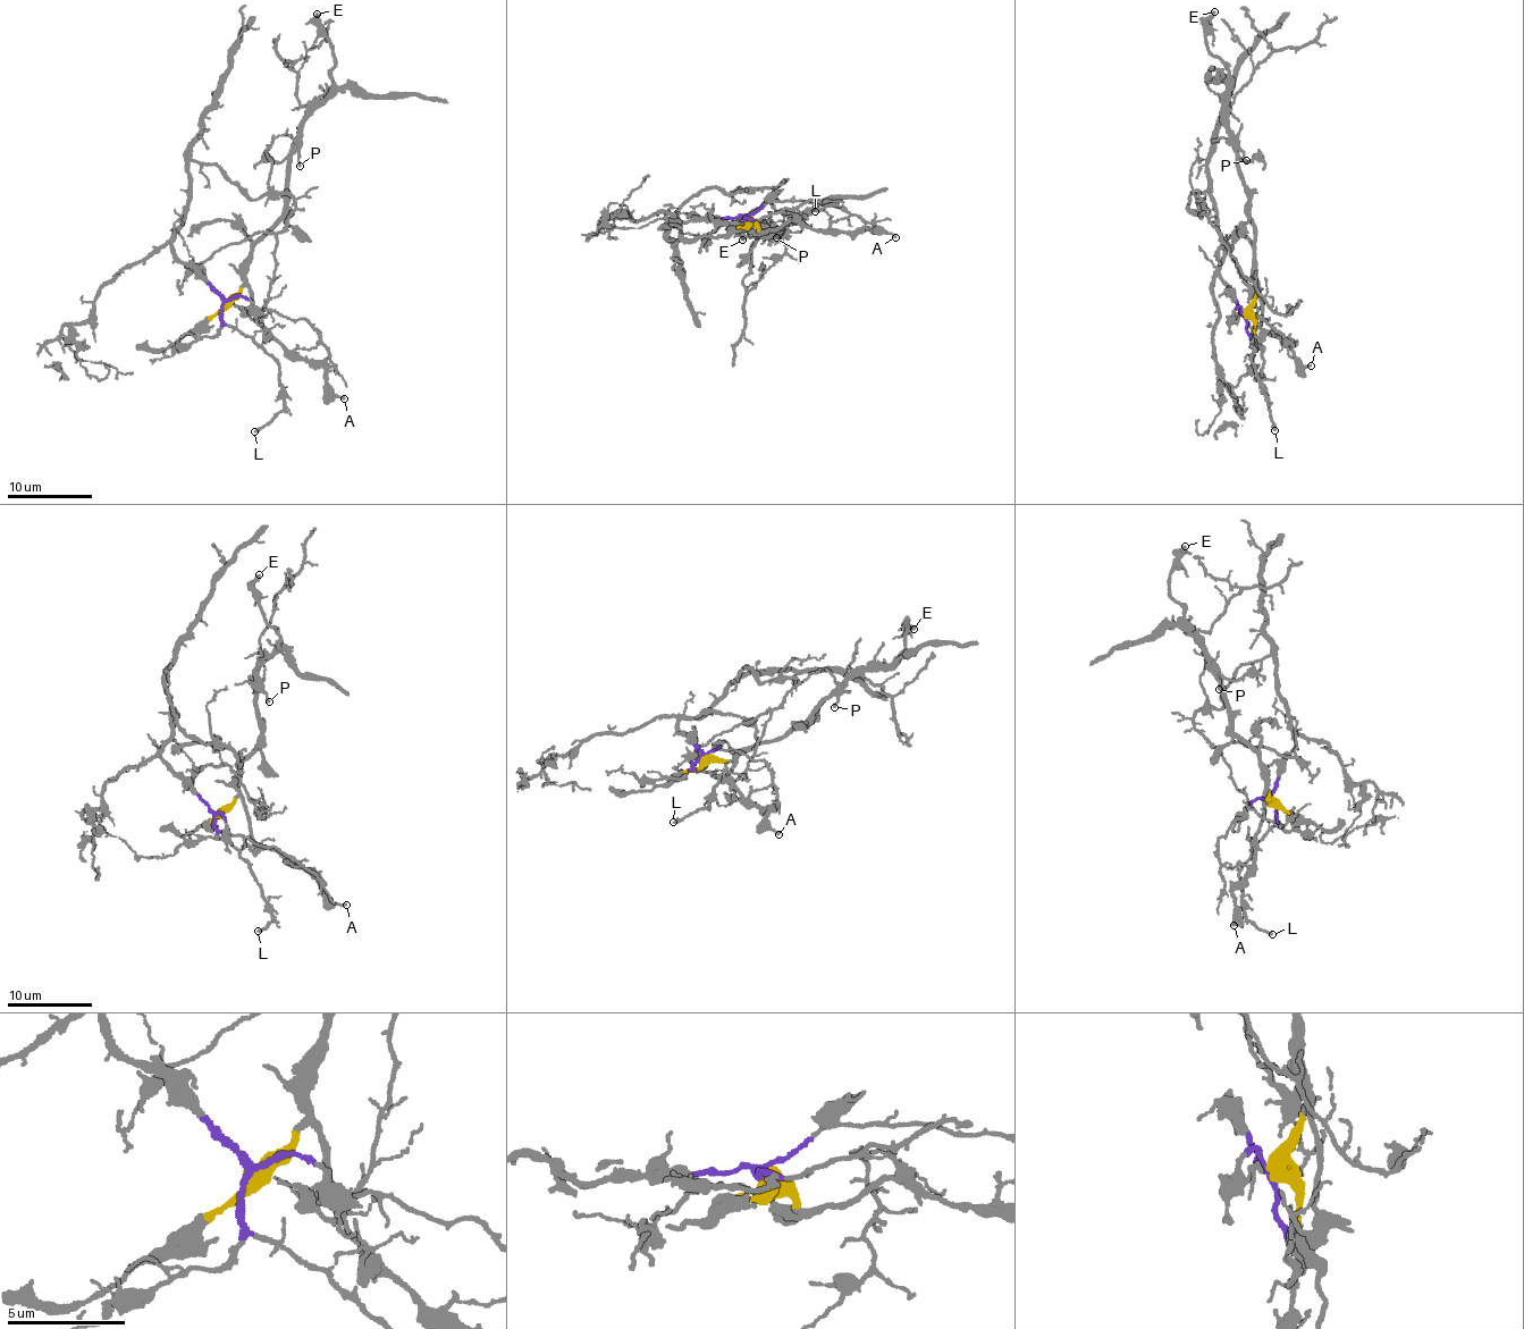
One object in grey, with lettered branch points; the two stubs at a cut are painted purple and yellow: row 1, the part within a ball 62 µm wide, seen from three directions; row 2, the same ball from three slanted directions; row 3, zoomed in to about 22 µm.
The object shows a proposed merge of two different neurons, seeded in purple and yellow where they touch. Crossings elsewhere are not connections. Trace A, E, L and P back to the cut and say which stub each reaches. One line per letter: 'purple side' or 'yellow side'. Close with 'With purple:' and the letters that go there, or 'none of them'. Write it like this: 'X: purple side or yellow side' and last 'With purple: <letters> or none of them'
A: yellow side
E: yellow side
L: purple side
P: yellow side
With purple: L

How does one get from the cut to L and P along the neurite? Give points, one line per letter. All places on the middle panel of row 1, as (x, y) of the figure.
L: (744, 217), (762, 219), (827, 199), (834, 203), (815, 210)
P: (744, 219), (759, 230), (752, 236), (764, 240), (773, 230), (771, 236), (764, 234), (775, 237)

